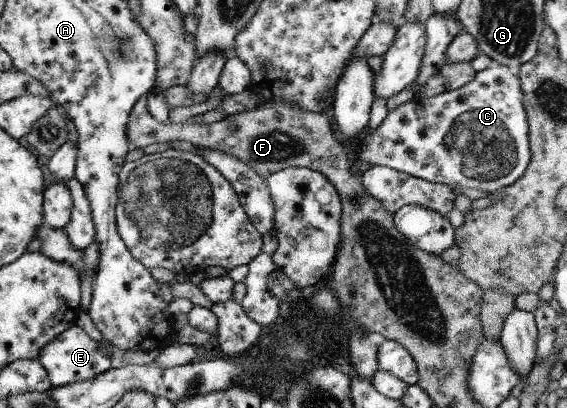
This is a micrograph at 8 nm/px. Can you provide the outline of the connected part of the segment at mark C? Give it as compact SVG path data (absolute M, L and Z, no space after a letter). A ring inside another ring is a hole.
M494 63L461 88L410 99L388 111L385 120L373 132L367 131L353 155L369 166L386 166L429 182L496 194L519 180L530 163L528 118L519 75L503 64Z

